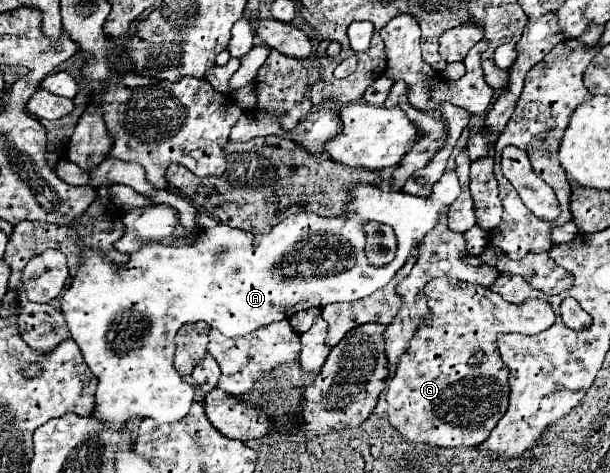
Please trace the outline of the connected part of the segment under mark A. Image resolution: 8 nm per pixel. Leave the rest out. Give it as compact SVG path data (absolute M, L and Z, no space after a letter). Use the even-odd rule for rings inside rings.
M455 171L443 173L435 183L431 197L415 197L403 191L381 191L378 186L358 183L352 187L353 198L349 211L339 217L321 217L315 213L297 213L283 219L271 233L253 235L227 225L203 229L195 245L173 247L159 241L145 243L139 251L129 255L123 267L115 265L99 249L83 249L83 259L71 287L61 297L61 311L71 331L71 337L79 345L85 363L97 377L97 419L121 431L129 421L150 417L159 423L176 422L191 409L193 385L185 383L173 367L175 335L185 323L206 322L209 327L221 331L225 337L243 337L259 327L289 319L297 311L311 307L325 307L339 301L357 301L377 289L385 287L393 275L405 265L411 249L419 243L439 221L439 213L461 193ZM375 221L385 223L395 231L397 255L383 267L373 267L365 257L365 233L363 225Z

